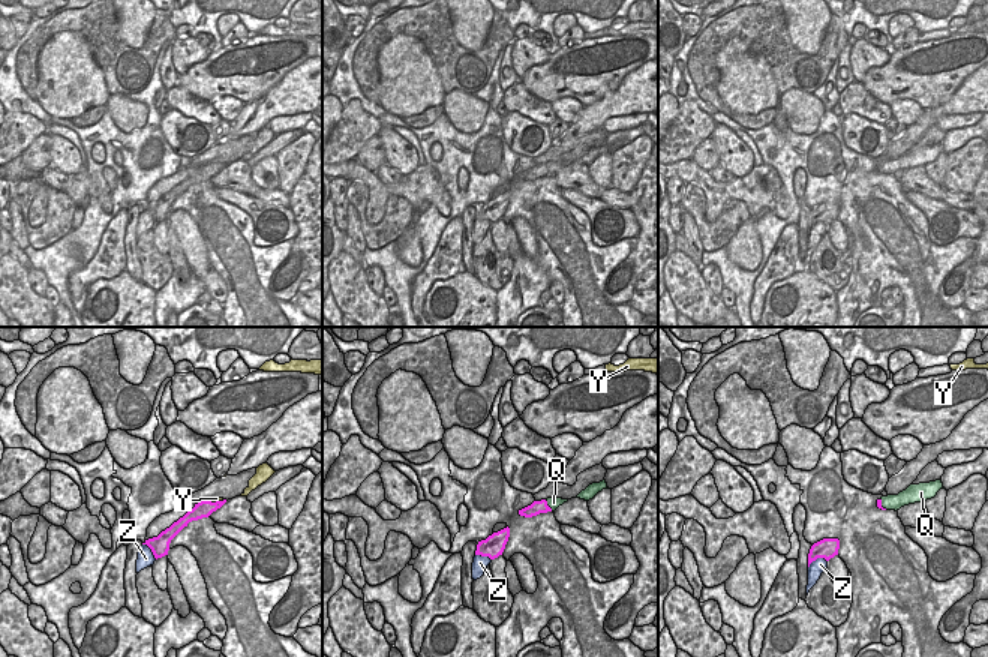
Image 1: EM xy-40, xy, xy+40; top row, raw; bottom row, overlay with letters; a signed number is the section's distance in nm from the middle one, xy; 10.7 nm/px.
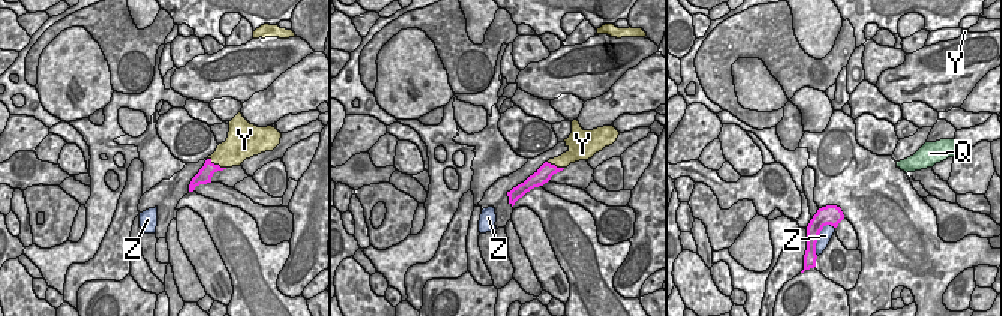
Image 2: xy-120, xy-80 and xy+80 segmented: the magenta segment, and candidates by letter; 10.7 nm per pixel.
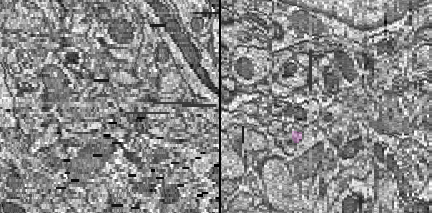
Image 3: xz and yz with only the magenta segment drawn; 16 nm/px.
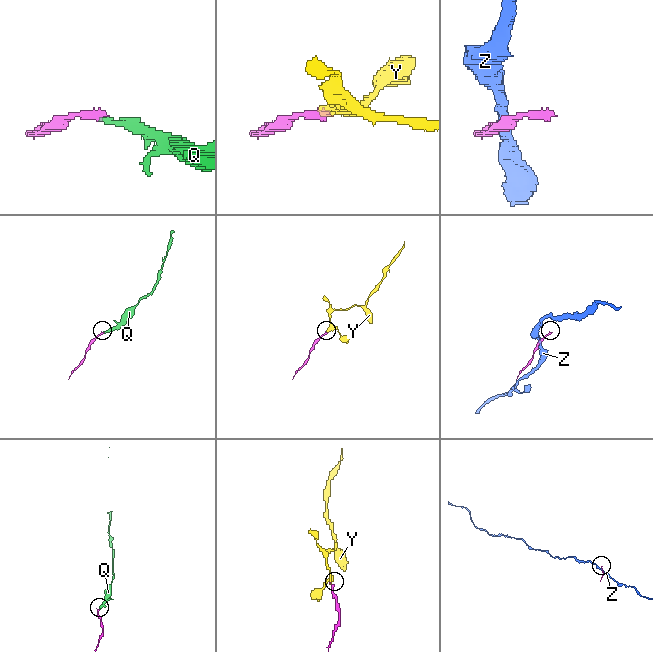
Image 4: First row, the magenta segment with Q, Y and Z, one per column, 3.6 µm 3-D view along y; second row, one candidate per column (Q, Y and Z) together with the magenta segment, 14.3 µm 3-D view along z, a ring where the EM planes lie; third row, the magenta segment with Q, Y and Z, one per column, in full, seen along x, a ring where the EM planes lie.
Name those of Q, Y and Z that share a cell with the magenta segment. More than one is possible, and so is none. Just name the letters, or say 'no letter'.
Q

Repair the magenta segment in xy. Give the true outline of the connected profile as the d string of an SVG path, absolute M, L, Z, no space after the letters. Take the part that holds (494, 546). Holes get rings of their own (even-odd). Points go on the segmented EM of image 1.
M504 528L498 532L493 532L486 540L478 542L475 555L489 556L490 560L502 555L505 544L510 537L510 528Z

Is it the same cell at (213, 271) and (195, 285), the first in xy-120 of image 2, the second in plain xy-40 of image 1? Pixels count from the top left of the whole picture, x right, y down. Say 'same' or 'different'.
different

